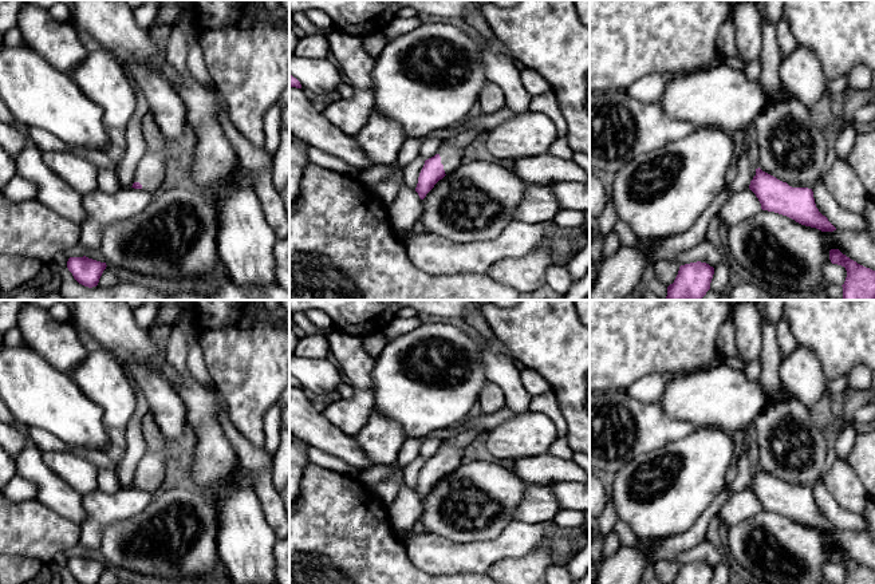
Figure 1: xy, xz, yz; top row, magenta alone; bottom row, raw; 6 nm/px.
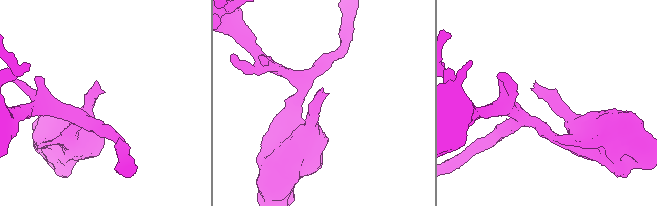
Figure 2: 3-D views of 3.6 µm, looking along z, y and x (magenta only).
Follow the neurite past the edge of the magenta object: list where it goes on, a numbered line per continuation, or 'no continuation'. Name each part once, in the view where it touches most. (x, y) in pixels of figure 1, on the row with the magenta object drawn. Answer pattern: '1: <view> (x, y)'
1: xz (450, 156)

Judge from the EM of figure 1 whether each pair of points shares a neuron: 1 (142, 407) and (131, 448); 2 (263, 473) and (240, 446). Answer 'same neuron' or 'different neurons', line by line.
1: same neuron
2: same neuron

